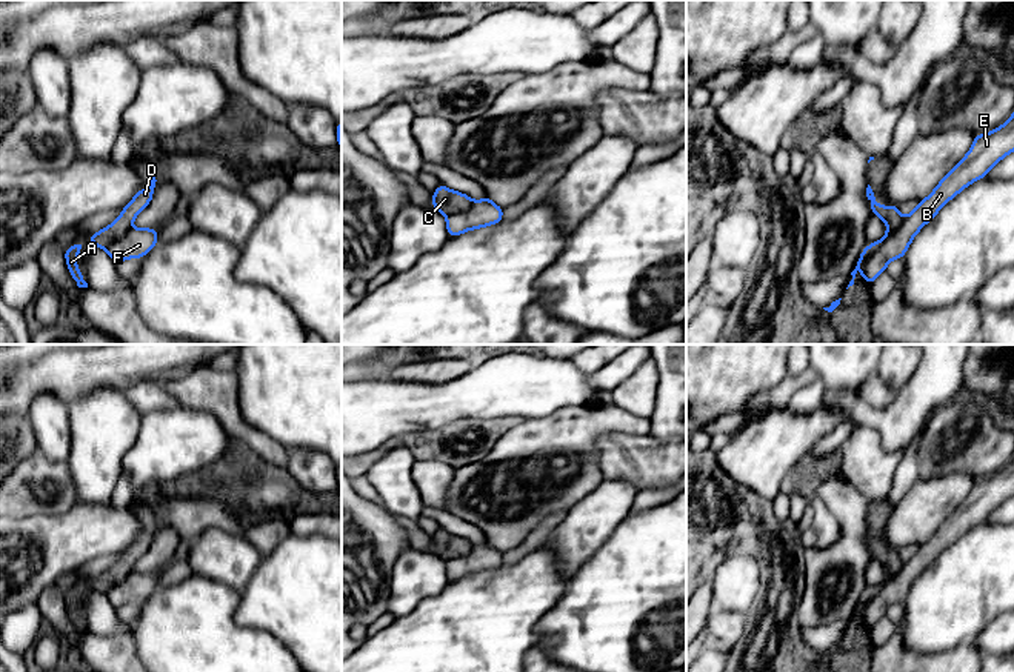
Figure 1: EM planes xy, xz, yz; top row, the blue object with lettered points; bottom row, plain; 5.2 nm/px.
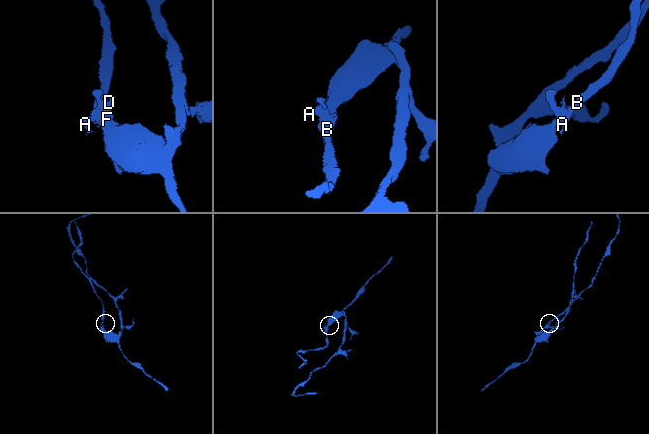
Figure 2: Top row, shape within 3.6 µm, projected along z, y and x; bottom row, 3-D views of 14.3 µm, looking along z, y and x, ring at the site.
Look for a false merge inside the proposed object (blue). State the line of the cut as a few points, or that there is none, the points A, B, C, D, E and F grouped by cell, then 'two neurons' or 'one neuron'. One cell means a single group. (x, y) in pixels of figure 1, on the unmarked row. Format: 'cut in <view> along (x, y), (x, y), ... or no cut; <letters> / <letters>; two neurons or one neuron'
cut in yz along (903, 563), (862, 608); A C D / B E F; two neurons

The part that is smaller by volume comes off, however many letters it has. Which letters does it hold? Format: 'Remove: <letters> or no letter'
Remove: A, C, D

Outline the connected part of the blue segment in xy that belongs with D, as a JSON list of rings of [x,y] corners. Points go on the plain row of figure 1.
[[[155,521],[151,523],[149,531],[146,534],[140,534],[134,543],[122,554],[122,558],[117,561],[114,567],[106,571],[105,574],[89,578],[89,586],[100,594],[108,594],[108,590],[123,581],[126,575],[131,572],[131,566],[148,552],[149,546],[154,541]]]

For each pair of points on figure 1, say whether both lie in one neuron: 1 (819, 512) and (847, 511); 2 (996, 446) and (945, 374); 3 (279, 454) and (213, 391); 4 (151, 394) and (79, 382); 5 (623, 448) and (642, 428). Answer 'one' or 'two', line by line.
1: two
2: two
3: one
4: two
5: two

